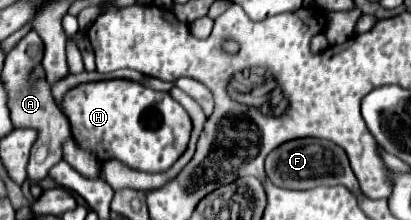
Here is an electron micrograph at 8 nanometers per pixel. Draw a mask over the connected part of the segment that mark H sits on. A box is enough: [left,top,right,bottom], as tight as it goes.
[60,79,192,173]

